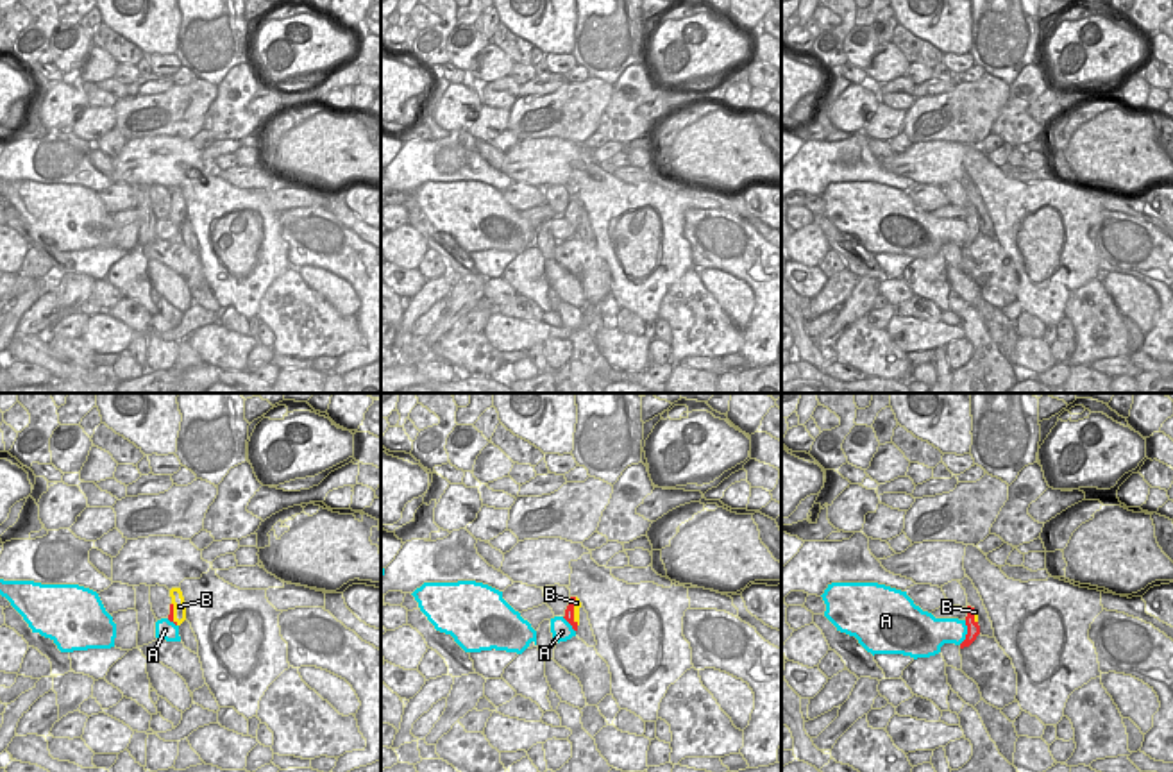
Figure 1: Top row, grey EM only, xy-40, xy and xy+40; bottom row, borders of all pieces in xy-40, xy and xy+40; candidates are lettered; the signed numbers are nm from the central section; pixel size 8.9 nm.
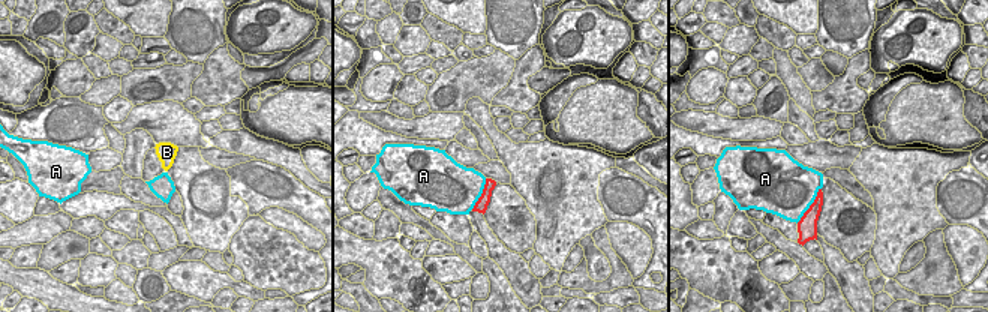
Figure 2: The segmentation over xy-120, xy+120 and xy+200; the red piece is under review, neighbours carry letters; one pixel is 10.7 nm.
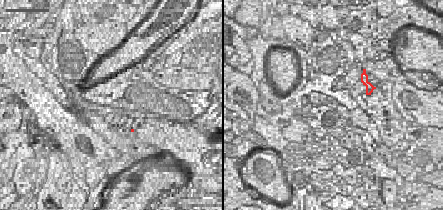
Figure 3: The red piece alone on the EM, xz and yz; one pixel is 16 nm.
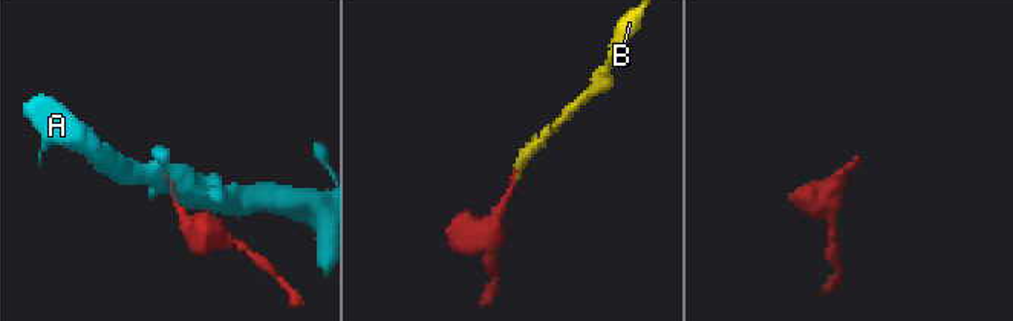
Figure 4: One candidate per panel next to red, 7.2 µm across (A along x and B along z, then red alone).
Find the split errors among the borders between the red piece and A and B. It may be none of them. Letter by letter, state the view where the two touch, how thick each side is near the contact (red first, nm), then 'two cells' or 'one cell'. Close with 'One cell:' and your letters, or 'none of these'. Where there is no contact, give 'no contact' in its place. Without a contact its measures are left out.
A: contact in xy+40; calibres 130 and 240 nm; two cells
B: contact in xy; calibres 100 and 60 nm; one cell
One cell: B

